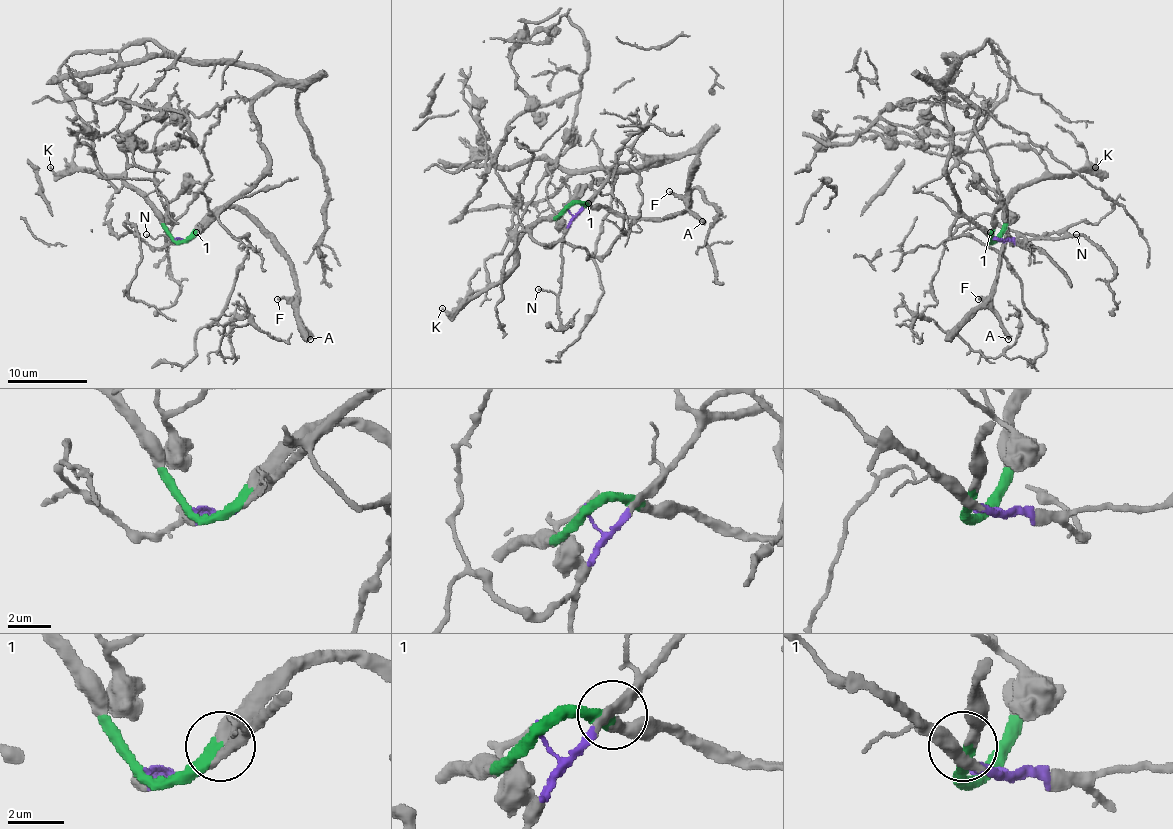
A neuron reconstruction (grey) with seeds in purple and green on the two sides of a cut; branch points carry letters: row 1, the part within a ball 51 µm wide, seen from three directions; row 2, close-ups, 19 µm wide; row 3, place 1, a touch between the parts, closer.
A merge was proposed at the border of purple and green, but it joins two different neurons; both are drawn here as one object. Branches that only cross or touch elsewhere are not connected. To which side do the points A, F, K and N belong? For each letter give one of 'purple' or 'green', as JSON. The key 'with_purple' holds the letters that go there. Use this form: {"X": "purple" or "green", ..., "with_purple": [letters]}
{"A": "green", "F": "green", "K": "green", "N": "purple", "with_purple": ["N"]}

